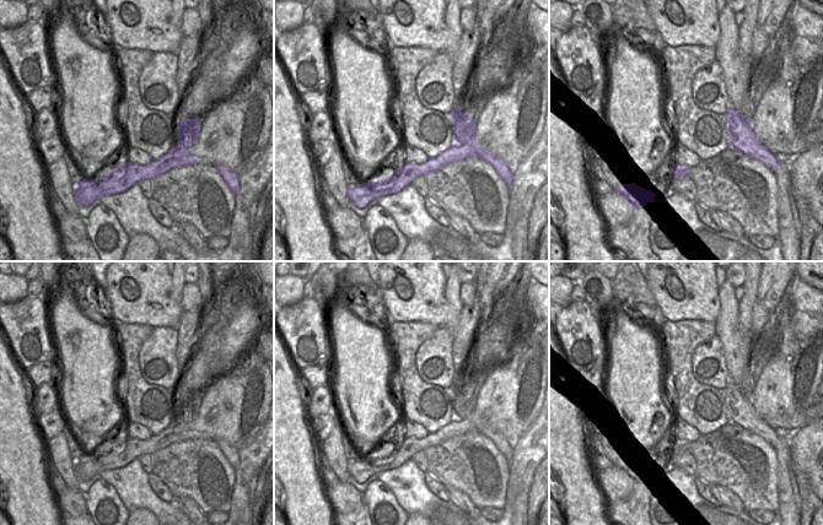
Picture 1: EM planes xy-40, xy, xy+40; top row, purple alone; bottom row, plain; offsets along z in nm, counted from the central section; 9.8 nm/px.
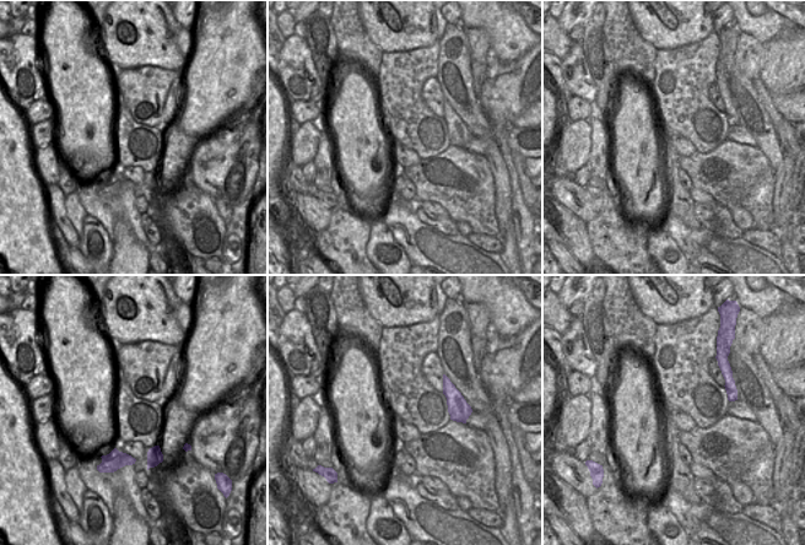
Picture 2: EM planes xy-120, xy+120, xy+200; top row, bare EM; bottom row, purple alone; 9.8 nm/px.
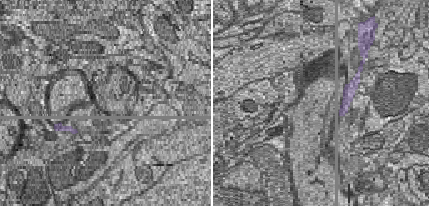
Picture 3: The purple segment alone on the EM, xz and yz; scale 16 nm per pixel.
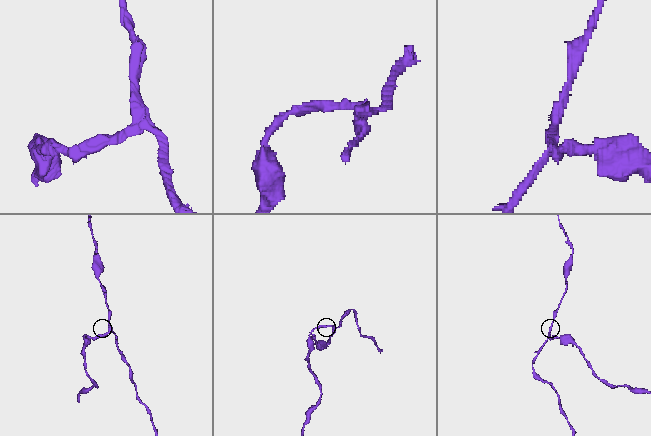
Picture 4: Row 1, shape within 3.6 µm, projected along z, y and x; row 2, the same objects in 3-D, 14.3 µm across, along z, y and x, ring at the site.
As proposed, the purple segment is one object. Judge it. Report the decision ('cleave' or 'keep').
cleave

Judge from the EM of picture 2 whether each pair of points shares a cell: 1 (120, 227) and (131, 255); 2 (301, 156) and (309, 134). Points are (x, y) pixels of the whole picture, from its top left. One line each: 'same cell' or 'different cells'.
1: same cell
2: same cell

